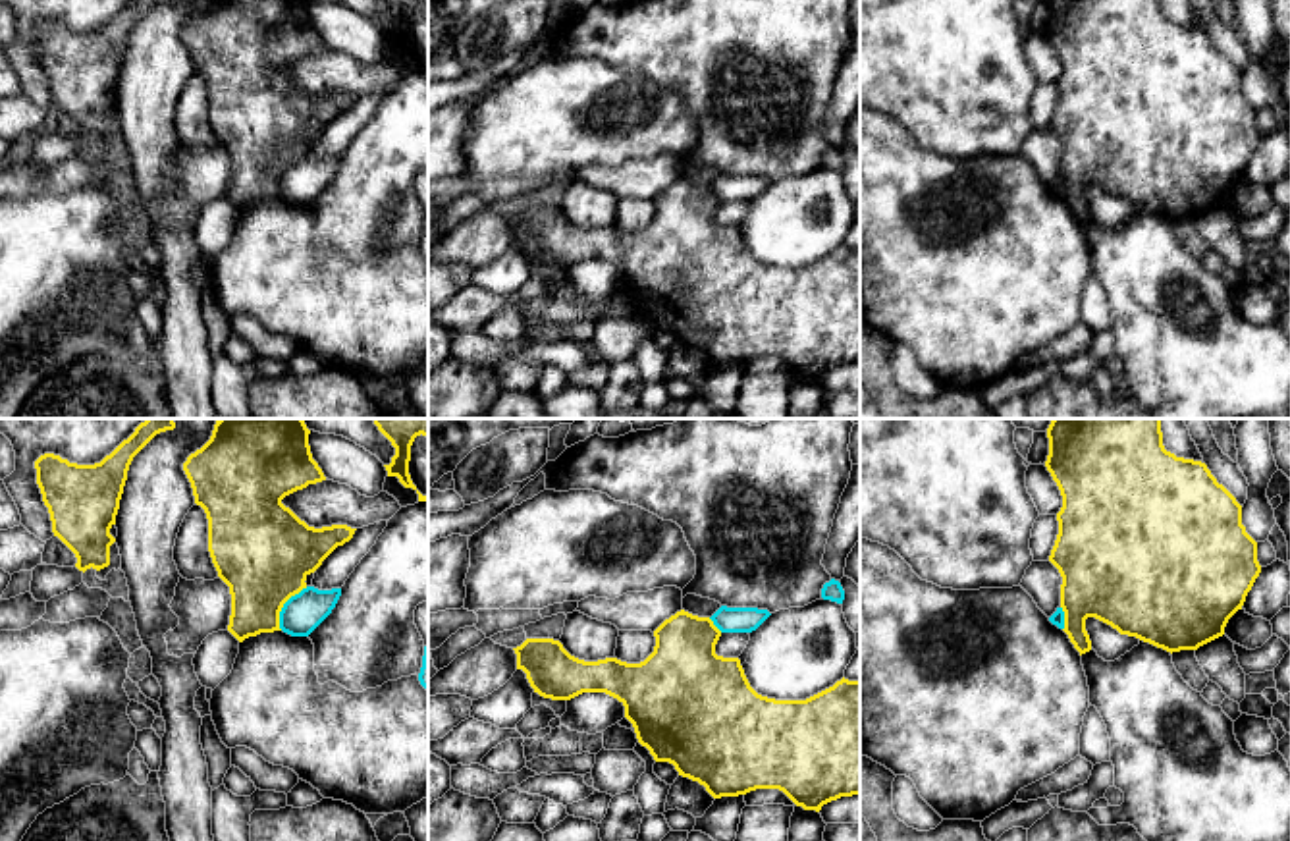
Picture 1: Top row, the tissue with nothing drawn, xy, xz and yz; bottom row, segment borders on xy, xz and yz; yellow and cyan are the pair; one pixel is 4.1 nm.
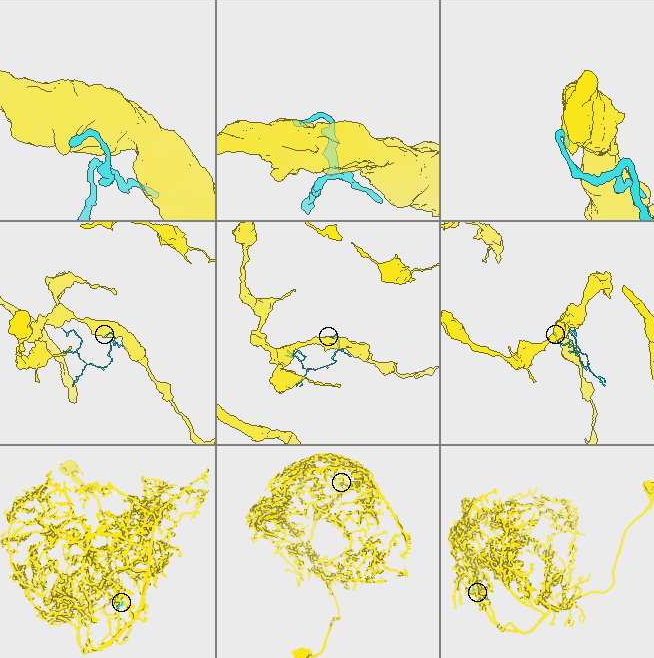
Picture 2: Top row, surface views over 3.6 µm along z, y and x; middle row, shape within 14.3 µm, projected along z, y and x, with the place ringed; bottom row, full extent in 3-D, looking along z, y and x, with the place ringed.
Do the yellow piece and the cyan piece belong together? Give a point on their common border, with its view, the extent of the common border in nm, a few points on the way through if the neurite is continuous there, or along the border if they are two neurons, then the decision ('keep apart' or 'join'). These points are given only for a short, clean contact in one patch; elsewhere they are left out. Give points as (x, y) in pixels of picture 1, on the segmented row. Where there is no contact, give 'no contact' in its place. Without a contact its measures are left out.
meets yellow in xy at (282, 606); contact 220 nm long; join

